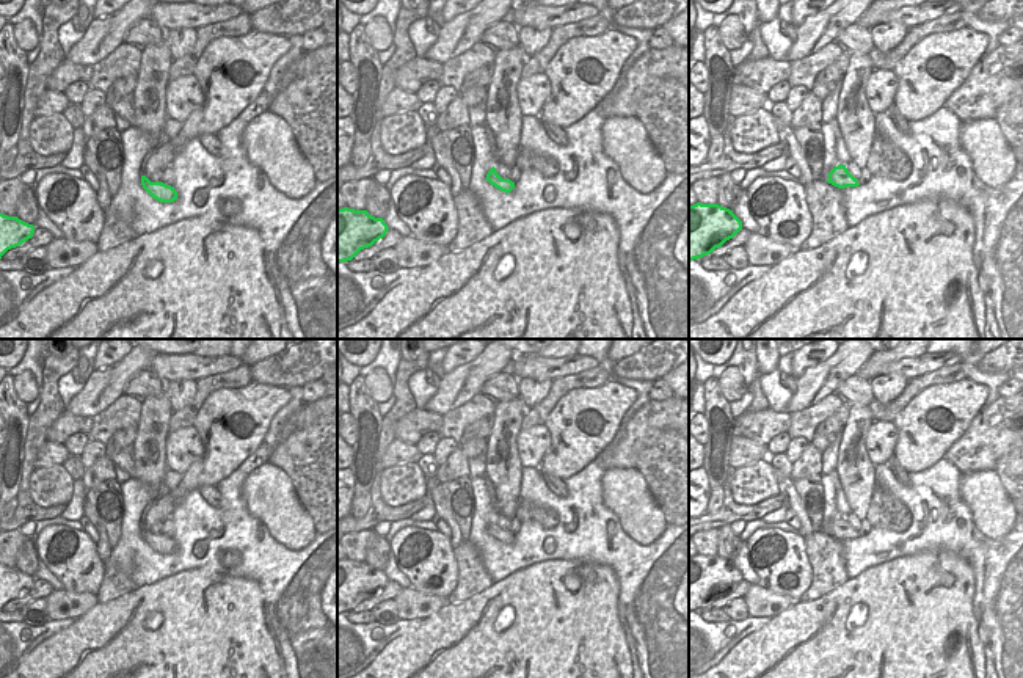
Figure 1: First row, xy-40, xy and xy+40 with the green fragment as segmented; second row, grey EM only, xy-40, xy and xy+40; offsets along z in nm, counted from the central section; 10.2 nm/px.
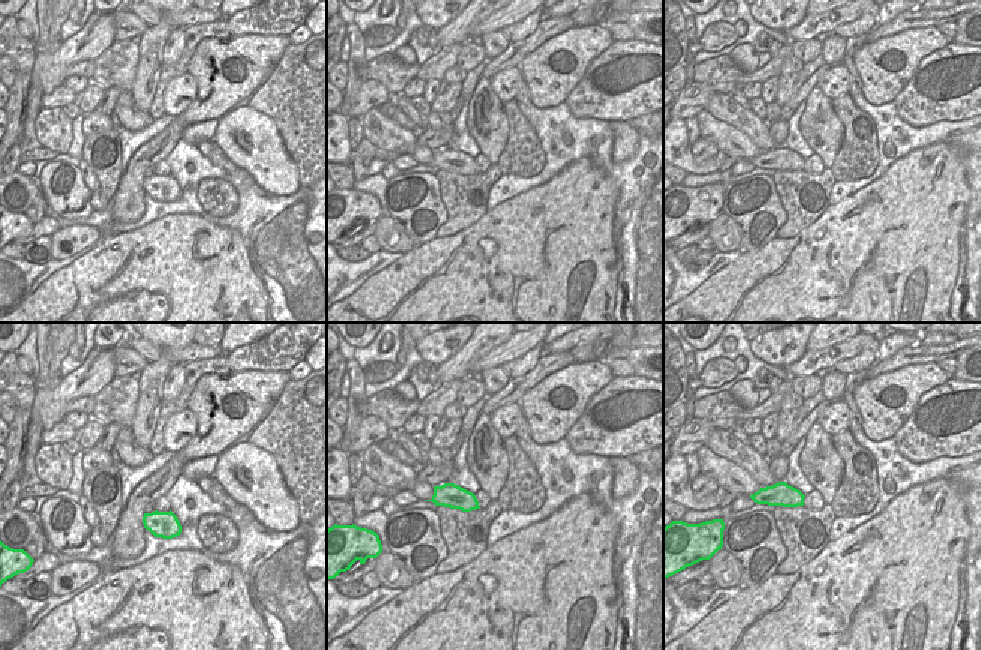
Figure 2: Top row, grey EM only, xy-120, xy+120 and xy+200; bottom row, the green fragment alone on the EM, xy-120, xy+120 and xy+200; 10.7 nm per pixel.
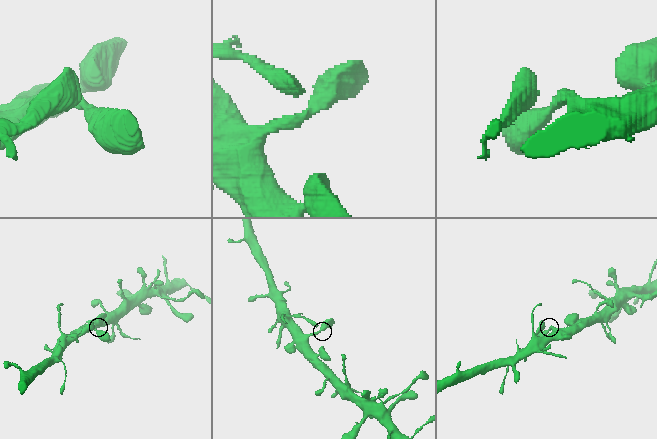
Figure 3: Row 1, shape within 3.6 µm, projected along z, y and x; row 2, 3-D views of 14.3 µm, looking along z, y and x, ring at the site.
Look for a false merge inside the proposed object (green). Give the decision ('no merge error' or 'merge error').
no merge error

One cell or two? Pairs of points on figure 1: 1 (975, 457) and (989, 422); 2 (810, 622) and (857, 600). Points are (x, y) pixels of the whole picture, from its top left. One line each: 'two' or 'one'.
1: one
2: one

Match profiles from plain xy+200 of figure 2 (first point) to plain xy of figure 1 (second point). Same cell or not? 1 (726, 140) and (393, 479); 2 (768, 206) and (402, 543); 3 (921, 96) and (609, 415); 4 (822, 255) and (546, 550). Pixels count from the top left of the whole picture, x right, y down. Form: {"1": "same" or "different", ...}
{"1": "same", "2": "same", "3": "different", "4": "different"}

